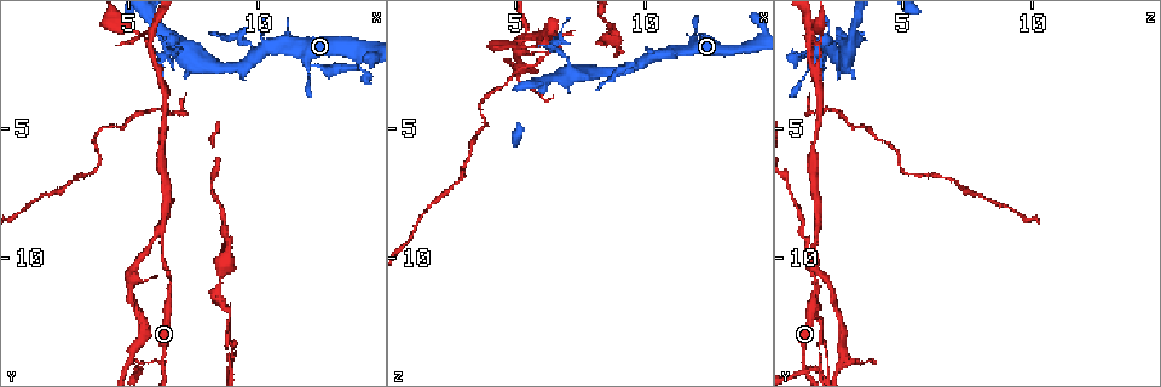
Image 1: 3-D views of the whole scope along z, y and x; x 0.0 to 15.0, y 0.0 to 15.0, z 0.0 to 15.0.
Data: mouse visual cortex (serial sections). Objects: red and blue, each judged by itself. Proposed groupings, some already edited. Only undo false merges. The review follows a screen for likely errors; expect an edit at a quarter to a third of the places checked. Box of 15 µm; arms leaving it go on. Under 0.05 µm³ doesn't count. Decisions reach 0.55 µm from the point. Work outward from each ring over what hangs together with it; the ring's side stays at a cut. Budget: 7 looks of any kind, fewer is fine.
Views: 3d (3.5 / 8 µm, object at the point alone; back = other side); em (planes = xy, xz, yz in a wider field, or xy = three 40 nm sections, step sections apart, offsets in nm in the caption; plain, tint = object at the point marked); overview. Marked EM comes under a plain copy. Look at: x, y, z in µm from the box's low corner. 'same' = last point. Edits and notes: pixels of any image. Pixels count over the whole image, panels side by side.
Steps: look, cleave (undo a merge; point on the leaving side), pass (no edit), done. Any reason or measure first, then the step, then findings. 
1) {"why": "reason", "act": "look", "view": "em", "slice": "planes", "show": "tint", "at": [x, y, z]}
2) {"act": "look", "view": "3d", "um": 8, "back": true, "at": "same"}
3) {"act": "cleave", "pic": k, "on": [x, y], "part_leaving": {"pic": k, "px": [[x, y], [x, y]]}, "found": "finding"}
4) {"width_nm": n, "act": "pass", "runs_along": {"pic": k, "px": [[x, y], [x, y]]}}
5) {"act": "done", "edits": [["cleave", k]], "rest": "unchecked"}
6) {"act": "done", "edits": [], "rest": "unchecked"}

{"why": "thin arm on a thick one", "act": "look", "view": "3d", "um": 3.5, "back": true, "at": [10.0, 2.2, 2.4]}

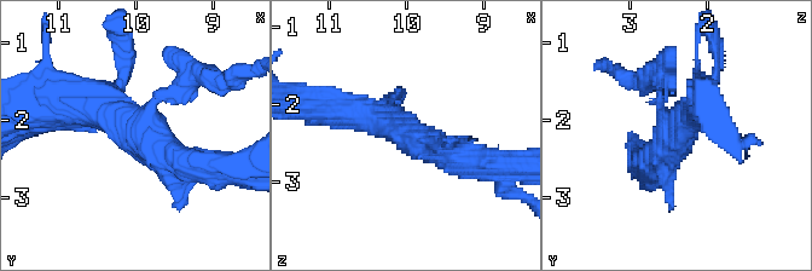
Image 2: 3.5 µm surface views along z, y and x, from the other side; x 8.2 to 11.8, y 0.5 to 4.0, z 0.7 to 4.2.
{"arms": 3, "arm_widths_nm": [150, 350, 400], "act": "look", "view": "em", "slice": "xy", "step": 5, "show": "tint", "at": [9.90, 2.20, 2.40]}

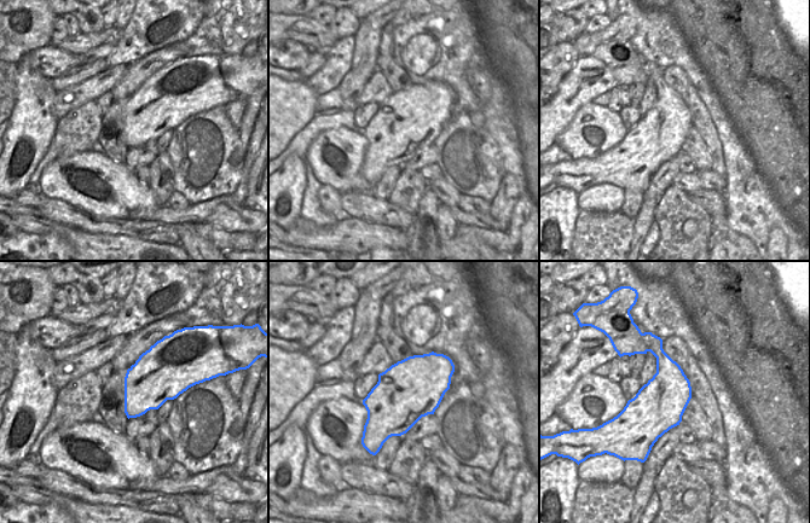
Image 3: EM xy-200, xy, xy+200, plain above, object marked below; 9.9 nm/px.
{"act": "look", "view": "em", "slice": "xy", "step": 3, "show": "tint", "at": "same"}

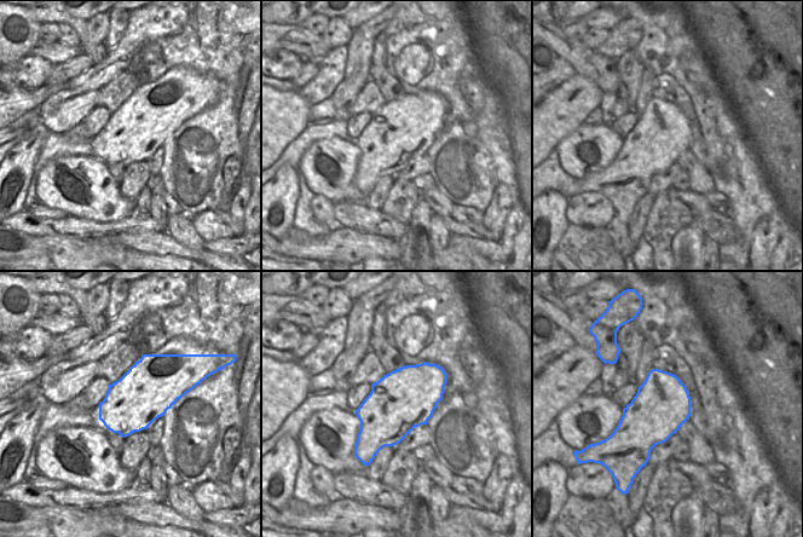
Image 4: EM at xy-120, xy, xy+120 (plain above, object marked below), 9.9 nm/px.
{"act": "cleave", "pic": 2, "on": [198, 65], "part_leaving": {"pic": 2, "px": [[164, 97], [197, 74], [242, 74]]}, "found": "a second cell is stuck on"}

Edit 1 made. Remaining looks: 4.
{"act": "look", "view": "overview"}

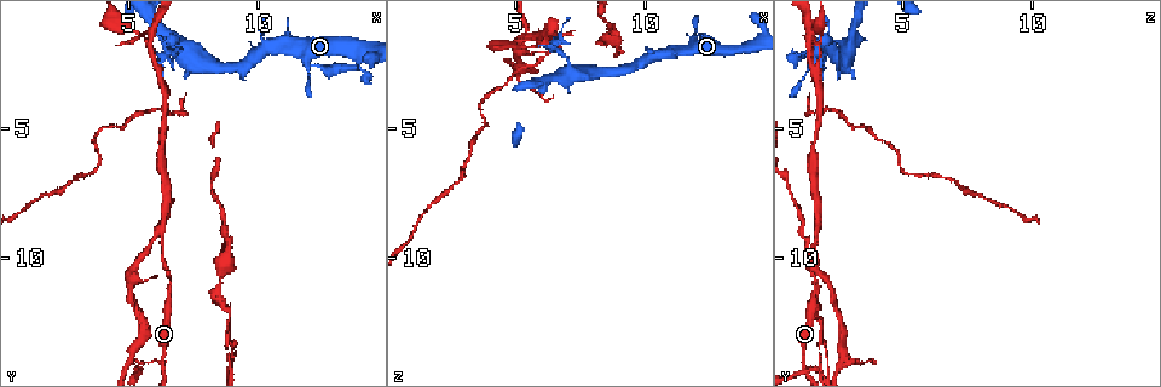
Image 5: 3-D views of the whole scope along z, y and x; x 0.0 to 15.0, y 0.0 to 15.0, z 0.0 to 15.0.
{"why": "arms part here", "act": "look", "view": "3d", "um": 8, "at": [6.3, 9.1, 1.7]}

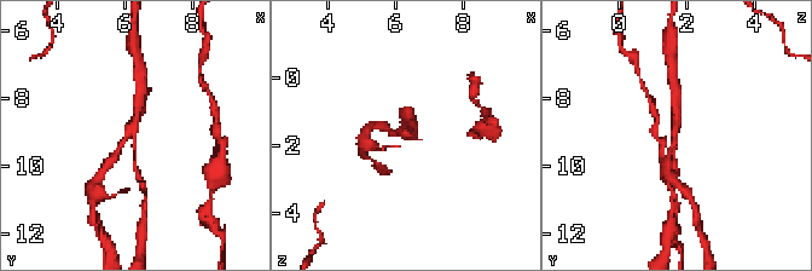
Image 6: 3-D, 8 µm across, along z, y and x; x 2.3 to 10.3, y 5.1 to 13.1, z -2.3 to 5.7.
{"act": "look", "view": "3d", "um": 3.5, "at": [6.3, 9.1, 1.7]}

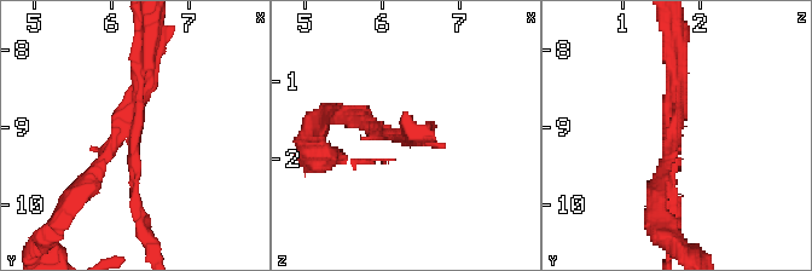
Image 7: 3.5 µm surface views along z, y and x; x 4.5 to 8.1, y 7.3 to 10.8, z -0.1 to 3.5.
{"arms": 3, "arm_widths_nm": [150, 200, 200], "why": "need the tissue", "act": "look", "view": "em", "slice": "planes", "show": "tint", "at": [6.25, 9.15, 1.60]}

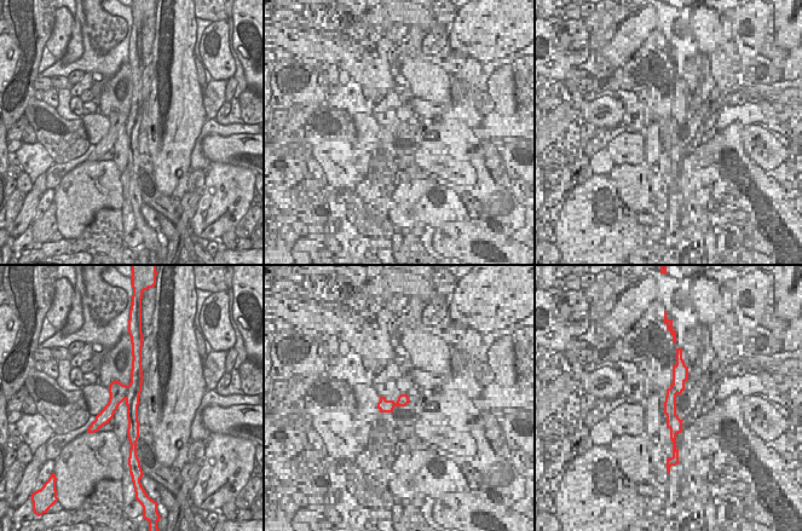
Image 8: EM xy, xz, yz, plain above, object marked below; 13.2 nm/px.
{"act": "cleave", "pic": 7, "on": [97, 171], "found": "two cells meet here"}

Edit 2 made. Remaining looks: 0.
{"act": "done", "edits": [["cleave", 2], ["cleave", 7]], "rest": "unchecked"}

